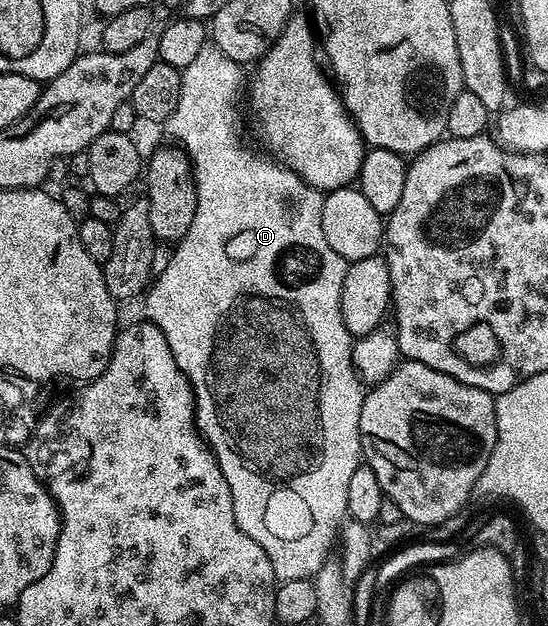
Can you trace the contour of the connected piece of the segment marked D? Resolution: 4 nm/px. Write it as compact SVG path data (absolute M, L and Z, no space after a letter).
M212 42L205 43L203 50L199 50L199 55L196 56L195 62L191 62L191 66L181 69L179 102L175 106L175 111L171 114L171 118L165 120L163 131L173 139L170 141L188 156L189 163L193 166L193 181L197 187L197 209L195 210L195 222L191 222L191 230L187 230L185 237L177 241L173 248L171 258L163 270L163 274L156 276L144 293L144 319L150 324L159 326L159 330L163 330L163 338L167 338L167 346L171 346L171 354L175 354L175 362L179 362L179 370L183 370L183 374L189 379L189 385L193 387L193 398L195 401L195 411L197 413L197 431L201 433L205 443L208 444L209 449L212 450L213 456L219 462L219 470L223 470L223 478L227 478L227 486L231 490L231 502L233 503L233 509L235 510L235 522L239 526L239 530L243 530L243 534L247 534L247 538L251 538L255 542L259 542L259 546L263 546L263 554L267 554L267 558L271 561L271 570L275 570L278 581L307 580L316 577L317 571L319 571L319 569L321 569L330 559L329 551L332 550L333 543L337 540L337 531L340 530L341 523L346 523L349 515L349 511L347 510L347 485L349 479L351 479L351 473L363 462L361 435L359 434L359 418L361 417L361 407L365 401L365 392L363 391L363 381L361 377L358 376L357 370L353 366L353 346L355 340L354 337L350 336L349 331L347 330L347 326L343 320L343 310L341 309L343 278L347 274L349 264L339 254L335 254L335 250L331 248L331 242L327 242L327 238L323 234L323 202L325 201L325 196L322 195L318 189L310 186L298 172L291 171L286 164L282 164L276 159L270 158L268 155L265 155L265 157L260 156L257 152L252 152L252 150L241 141L241 136L237 133L237 119L241 116L240 110L237 109L237 103L240 102L241 96L243 100L241 72L243 72L242 65L237 64L231 58L227 58L227 54L223 54L223 50L219 50L217 45Z

